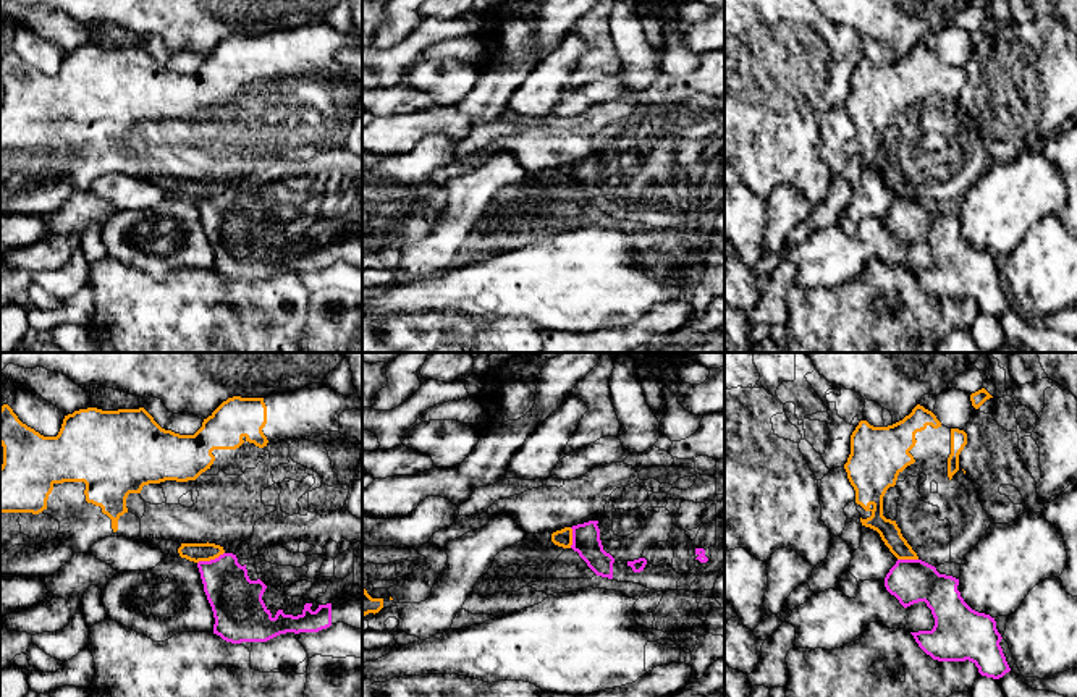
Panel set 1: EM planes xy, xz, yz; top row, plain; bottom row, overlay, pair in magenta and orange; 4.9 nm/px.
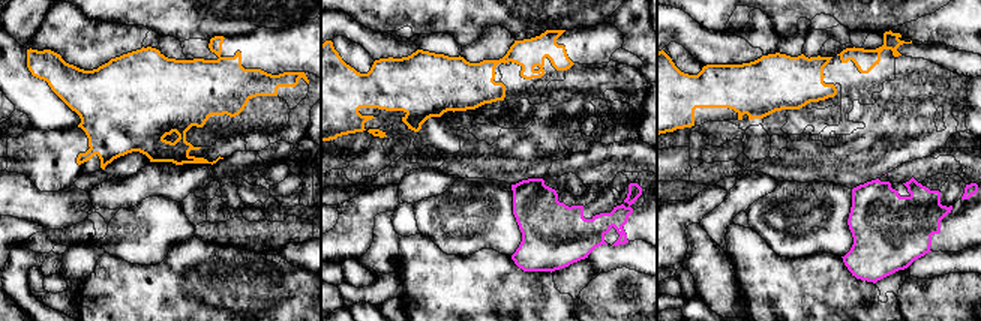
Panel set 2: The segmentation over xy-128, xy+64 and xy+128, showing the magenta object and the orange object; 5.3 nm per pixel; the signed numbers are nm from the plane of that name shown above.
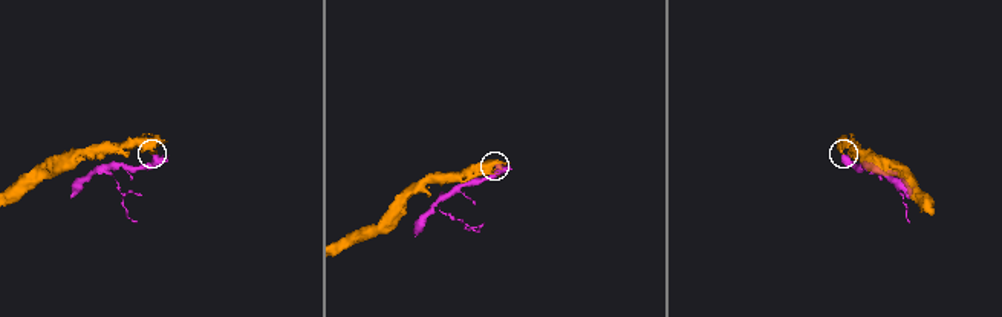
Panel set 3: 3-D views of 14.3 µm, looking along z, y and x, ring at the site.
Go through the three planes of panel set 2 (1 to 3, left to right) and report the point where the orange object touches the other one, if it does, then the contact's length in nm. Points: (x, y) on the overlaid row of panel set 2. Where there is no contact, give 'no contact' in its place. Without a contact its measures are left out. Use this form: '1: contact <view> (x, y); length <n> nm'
1: no contact
2: no contact
3: no contact

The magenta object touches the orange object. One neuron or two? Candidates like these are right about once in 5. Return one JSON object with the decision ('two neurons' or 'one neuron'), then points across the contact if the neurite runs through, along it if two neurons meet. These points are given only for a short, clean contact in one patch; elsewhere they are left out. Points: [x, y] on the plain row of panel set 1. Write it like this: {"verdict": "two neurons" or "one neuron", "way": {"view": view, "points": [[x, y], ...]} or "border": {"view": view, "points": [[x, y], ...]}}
{"verdict": "two neurons", "border": {"view": "xy", "points": [[223, 190], [198, 201]]}}

